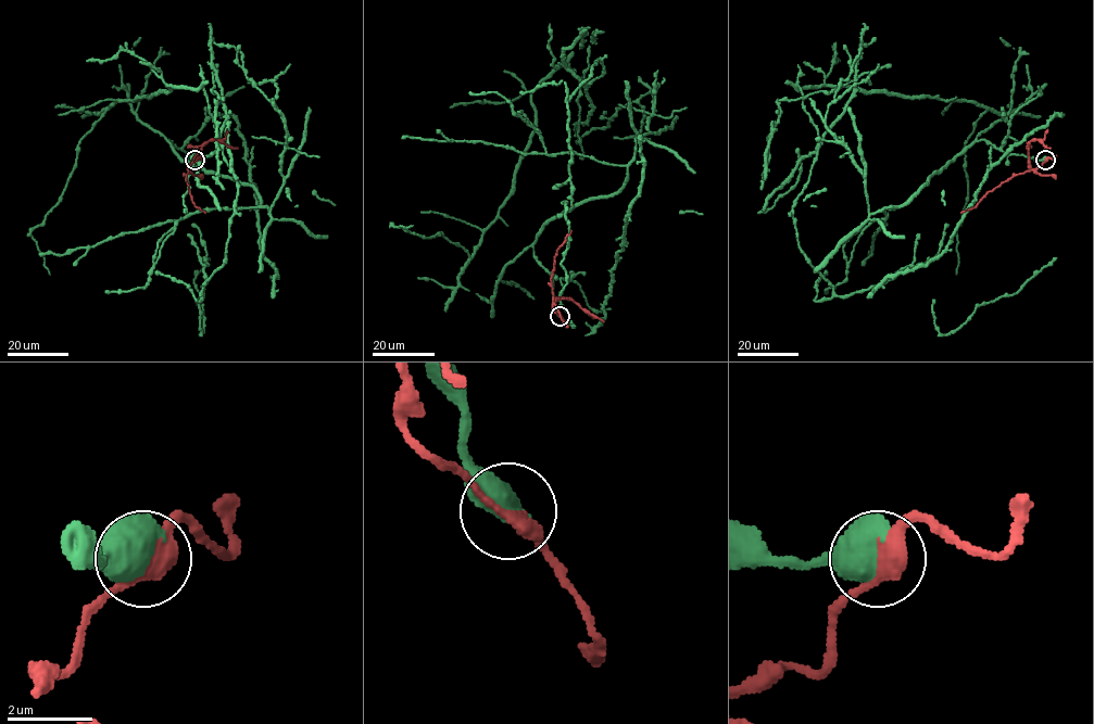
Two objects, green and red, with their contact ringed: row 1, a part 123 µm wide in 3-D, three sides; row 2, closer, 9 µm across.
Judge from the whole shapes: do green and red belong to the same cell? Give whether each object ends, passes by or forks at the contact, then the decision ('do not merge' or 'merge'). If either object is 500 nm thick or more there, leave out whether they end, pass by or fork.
do not merge

